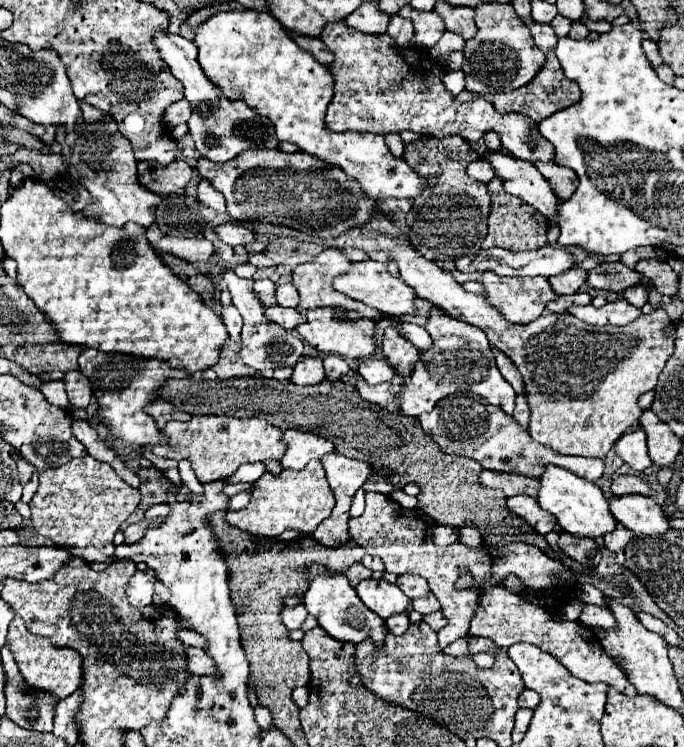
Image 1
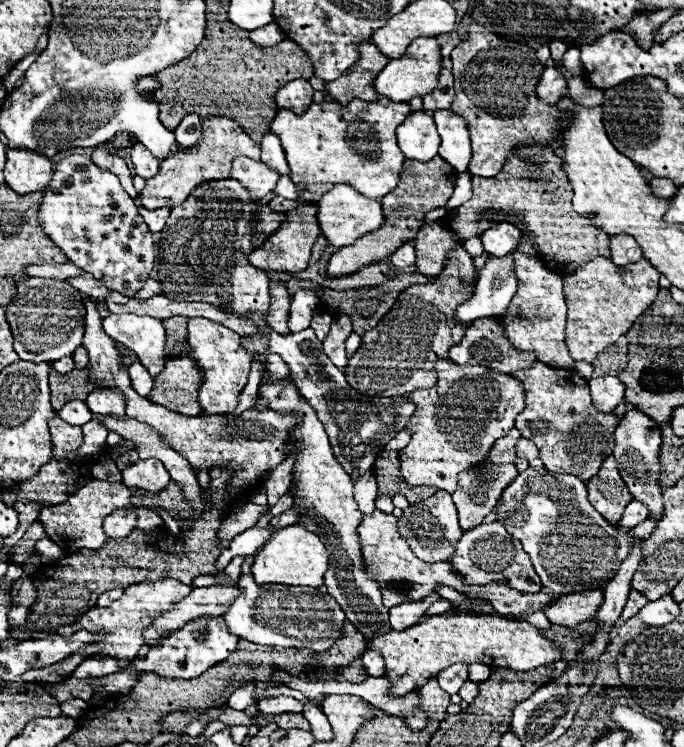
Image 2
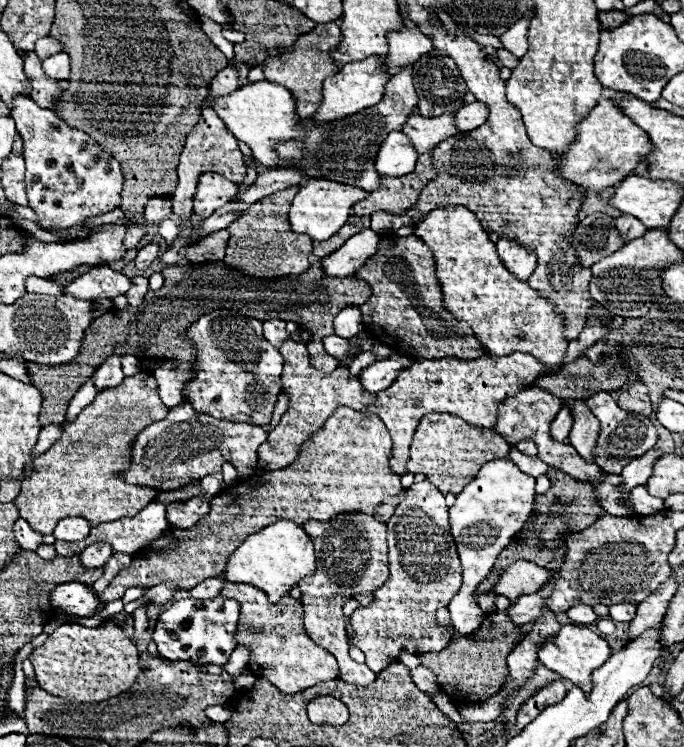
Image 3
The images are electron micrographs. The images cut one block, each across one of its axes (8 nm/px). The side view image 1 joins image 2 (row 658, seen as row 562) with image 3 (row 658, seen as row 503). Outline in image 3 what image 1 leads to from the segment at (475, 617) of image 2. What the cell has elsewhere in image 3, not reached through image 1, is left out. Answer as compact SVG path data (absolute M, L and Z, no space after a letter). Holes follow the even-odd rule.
M422 480L406 488L404 500L396 506L386 526L390 548L388 580L374 590L374 598L368 606L360 606L350 616L354 630L352 646L366 654L366 666L376 674L396 660L400 648L420 654L438 652L448 646L452 632L440 628L436 610L446 606L462 586L462 568L450 534L448 506L444 494L434 484Z

